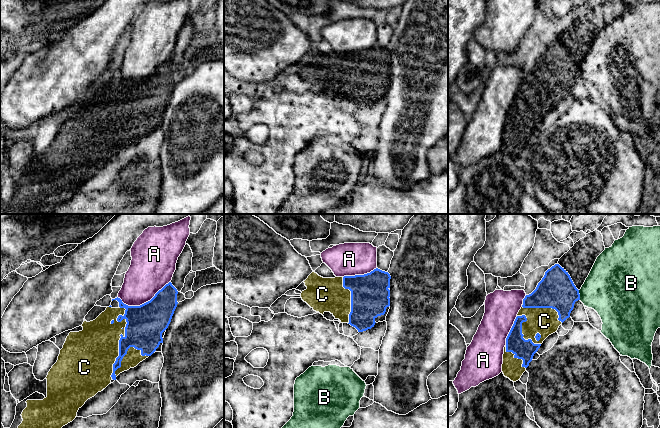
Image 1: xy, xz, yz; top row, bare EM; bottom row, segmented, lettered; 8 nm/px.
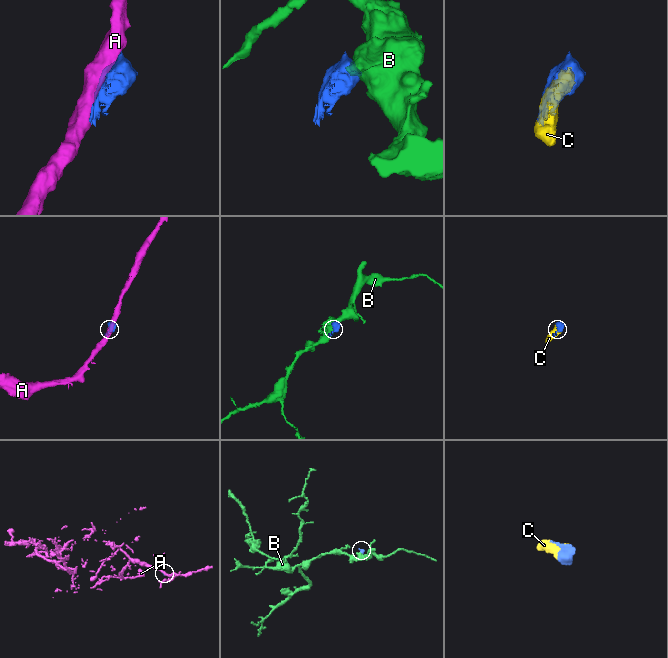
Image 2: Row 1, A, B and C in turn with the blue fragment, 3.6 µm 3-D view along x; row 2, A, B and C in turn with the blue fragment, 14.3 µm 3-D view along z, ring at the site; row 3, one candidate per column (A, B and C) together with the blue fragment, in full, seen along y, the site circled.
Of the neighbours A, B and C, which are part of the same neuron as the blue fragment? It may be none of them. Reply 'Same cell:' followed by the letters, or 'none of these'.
Same cell: C

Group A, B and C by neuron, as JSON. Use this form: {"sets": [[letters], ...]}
{"sets": [["A"], ["B"], ["C"]]}

